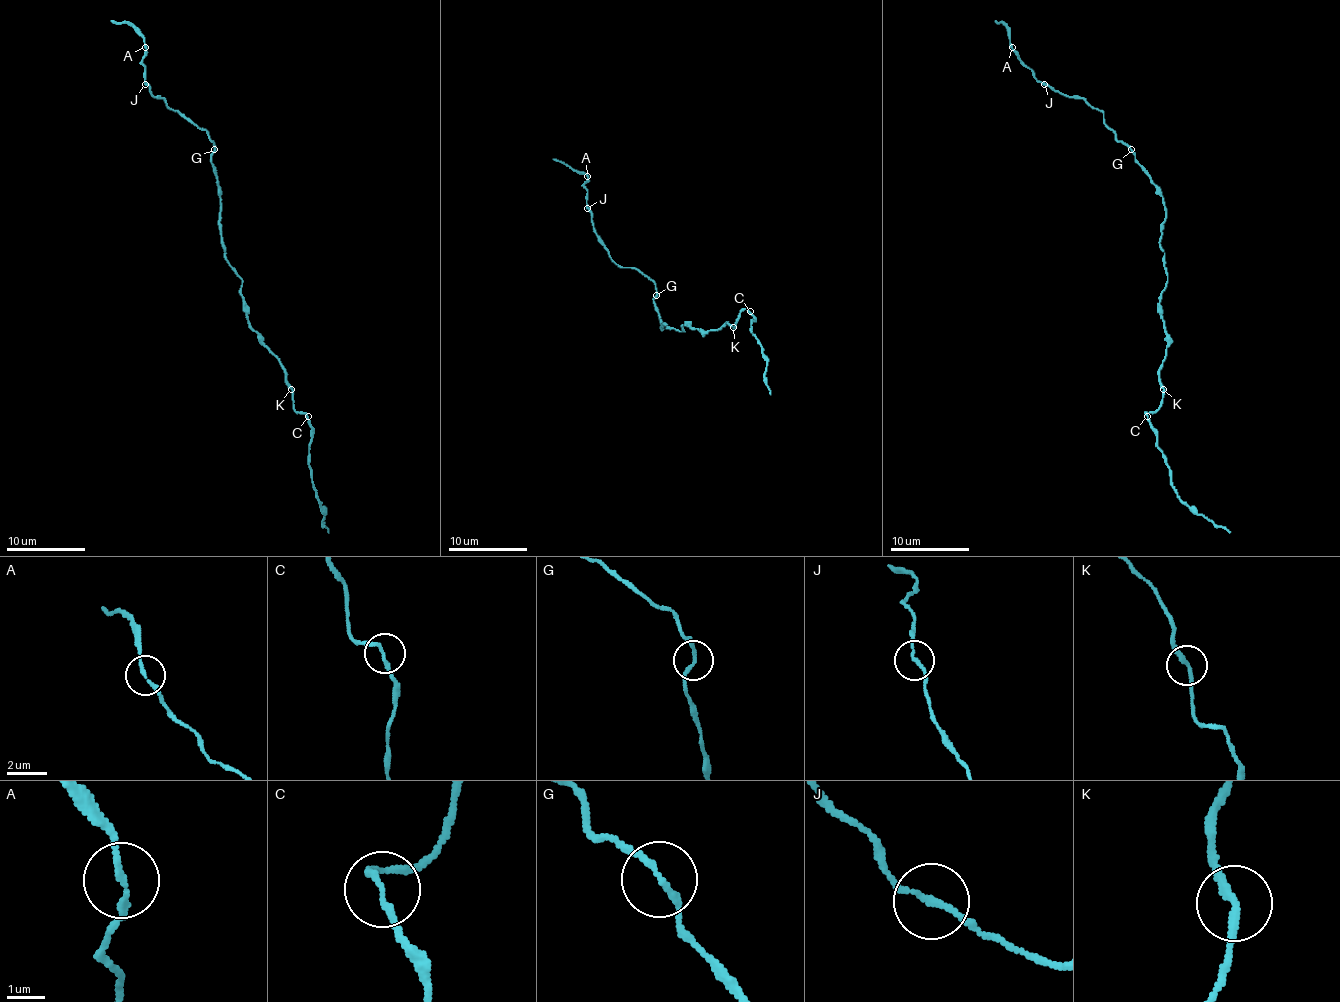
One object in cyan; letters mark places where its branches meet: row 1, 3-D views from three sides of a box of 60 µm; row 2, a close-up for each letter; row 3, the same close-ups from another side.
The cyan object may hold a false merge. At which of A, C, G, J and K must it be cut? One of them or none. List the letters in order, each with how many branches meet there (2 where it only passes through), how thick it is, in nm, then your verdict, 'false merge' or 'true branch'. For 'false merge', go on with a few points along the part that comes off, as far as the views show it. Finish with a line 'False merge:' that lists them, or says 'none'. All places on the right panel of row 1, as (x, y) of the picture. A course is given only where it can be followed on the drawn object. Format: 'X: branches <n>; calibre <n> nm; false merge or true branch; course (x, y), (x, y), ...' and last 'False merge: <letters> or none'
A: branches 2; calibre 150 nm; true branch
C: branches 2; calibre 160 nm; true branch
G: branches 2; calibre 150 nm; true branch
J: branches 2; calibre 150 nm; true branch
K: branches 2; calibre 190 nm; true branch
False merge: none

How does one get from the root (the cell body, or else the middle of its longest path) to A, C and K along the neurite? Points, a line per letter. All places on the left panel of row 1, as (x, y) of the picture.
A: (224, 253), (219, 222), (220, 186), (211, 163), (215, 145), (205, 129), (150, 92), (142, 62), (146, 47)
C: (224, 253), (242, 281), (240, 295), (248, 324), (285, 372), (293, 409), (307, 417)
K: (224, 253), (242, 281), (240, 295), (248, 324), (280, 362), (291, 389)

